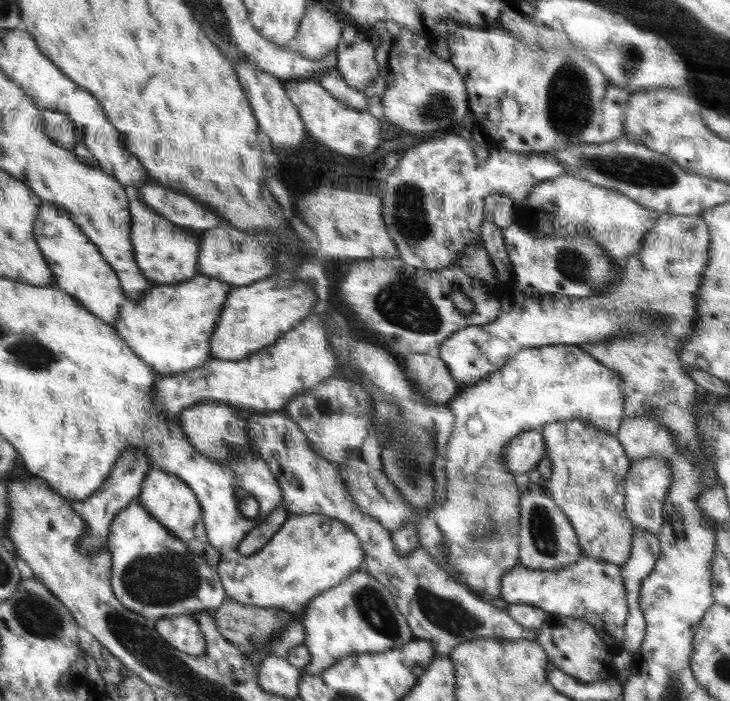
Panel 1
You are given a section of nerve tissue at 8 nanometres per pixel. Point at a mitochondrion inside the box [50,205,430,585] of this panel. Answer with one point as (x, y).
(408, 461)

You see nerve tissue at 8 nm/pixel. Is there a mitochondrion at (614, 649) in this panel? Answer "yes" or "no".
no

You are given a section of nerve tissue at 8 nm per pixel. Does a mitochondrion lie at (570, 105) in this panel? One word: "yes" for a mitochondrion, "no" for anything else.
yes

